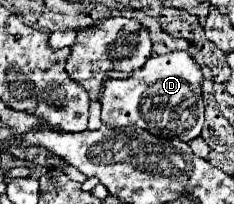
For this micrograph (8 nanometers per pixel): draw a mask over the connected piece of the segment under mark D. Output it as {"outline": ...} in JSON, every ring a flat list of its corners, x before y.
{"outline":[[170,52,152,56,140,70,134,70,126,80,106,80,102,90,102,124,110,128,134,126,158,138,178,138,190,142,200,136,204,122,202,102,202,72,186,52]]}

